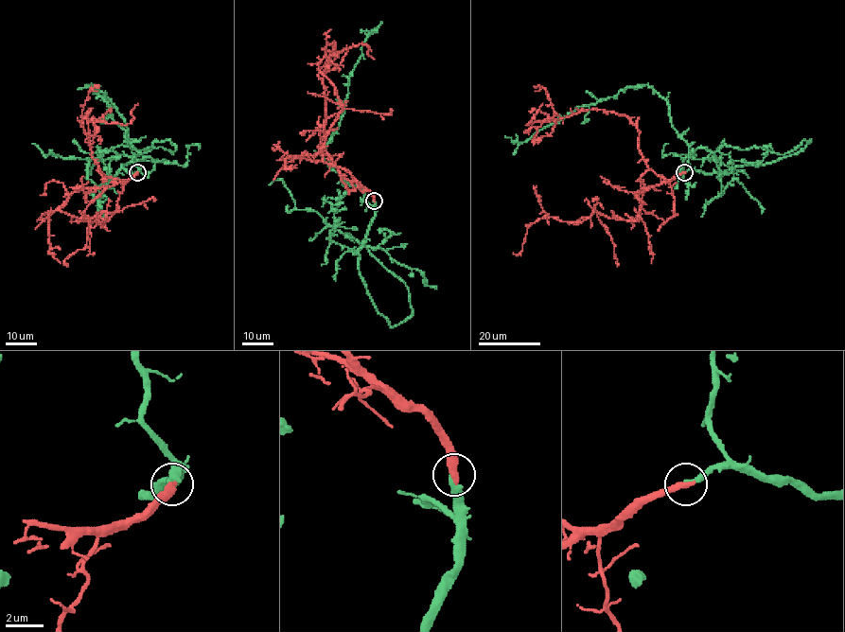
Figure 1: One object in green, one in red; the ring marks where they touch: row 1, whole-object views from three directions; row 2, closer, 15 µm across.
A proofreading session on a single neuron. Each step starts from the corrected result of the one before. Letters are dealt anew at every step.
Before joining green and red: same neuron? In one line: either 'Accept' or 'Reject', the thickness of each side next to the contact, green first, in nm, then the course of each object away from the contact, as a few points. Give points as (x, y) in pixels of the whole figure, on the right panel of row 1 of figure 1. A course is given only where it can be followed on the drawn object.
Accept. Thickness 300 nm (green) against 420 nm. Course of green: (684, 172), (767, 164), (809, 141), (783, 154), (717, 150), (753, 165), (769, 144), (773, 150). Course of red: (684, 172), (645, 188), (636, 220), (595, 212), (581, 221), (541, 218), (527, 229), (522, 250), (513, 253)

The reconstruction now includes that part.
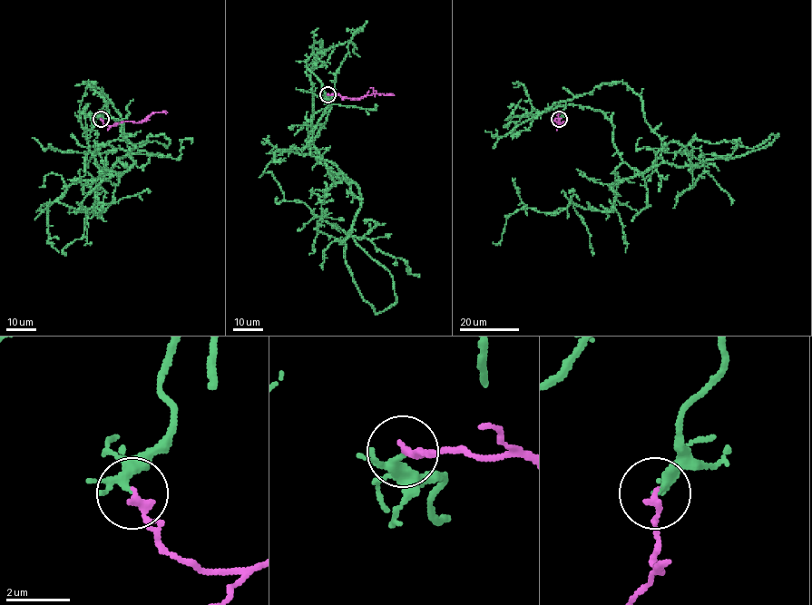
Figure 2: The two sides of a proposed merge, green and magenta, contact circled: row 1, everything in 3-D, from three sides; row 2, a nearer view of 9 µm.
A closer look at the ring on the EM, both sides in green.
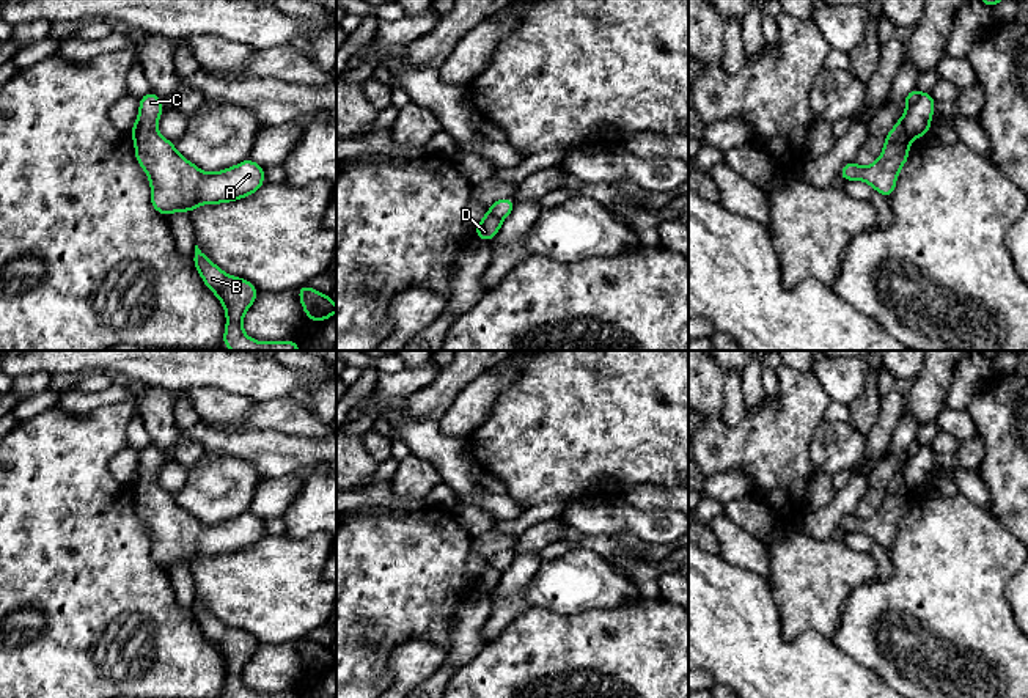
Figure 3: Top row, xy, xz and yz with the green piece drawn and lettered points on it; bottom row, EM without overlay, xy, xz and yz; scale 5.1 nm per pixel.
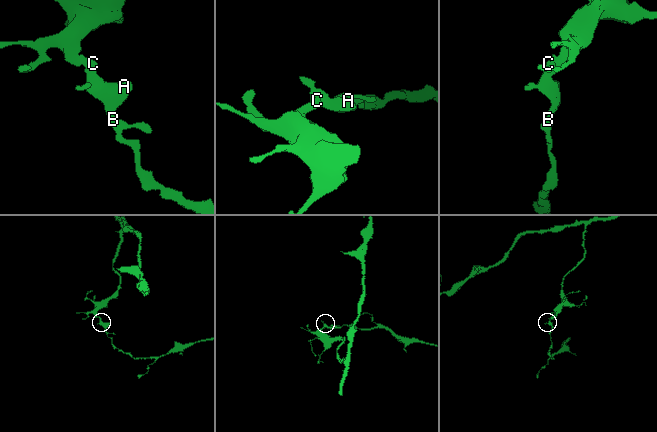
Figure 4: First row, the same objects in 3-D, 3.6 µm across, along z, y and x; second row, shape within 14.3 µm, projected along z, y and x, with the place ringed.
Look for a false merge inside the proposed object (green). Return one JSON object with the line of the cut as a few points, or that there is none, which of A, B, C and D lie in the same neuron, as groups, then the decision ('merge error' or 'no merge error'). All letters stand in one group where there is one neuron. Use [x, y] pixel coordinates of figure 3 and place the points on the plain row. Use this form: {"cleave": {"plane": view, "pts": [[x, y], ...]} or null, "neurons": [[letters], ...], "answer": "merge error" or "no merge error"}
{"cleave": {"plane": "yz", "pts": [[904, 466], [904, 481], [910, 491]]}, "neurons": [["A", "B", "C"], ["D"]], "answer": "merge error"}

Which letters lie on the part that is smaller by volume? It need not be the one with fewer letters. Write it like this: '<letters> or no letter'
A, B, C

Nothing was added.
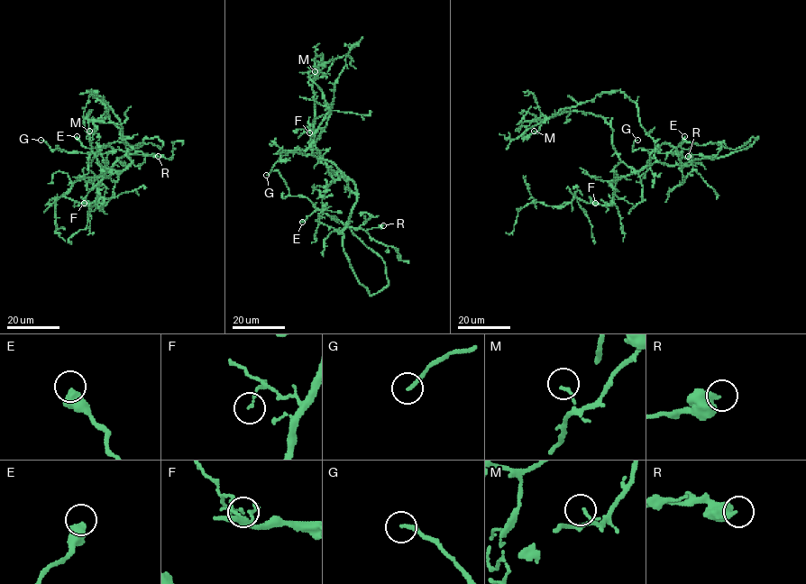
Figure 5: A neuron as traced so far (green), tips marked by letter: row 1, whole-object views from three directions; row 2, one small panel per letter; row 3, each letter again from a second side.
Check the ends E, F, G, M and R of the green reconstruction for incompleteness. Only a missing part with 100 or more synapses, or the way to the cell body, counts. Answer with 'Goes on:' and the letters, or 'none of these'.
Goes on: none of these

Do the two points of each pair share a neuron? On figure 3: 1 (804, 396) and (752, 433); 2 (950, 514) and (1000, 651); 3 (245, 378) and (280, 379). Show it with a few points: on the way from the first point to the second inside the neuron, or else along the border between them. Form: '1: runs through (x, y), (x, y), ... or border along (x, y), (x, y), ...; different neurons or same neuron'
1: runs through (791, 409), (764, 433); same neuron
2: runs through (950, 549), (950, 601), (965, 617); same neuron
3: runs through (253, 378), (272, 379); same neuron

